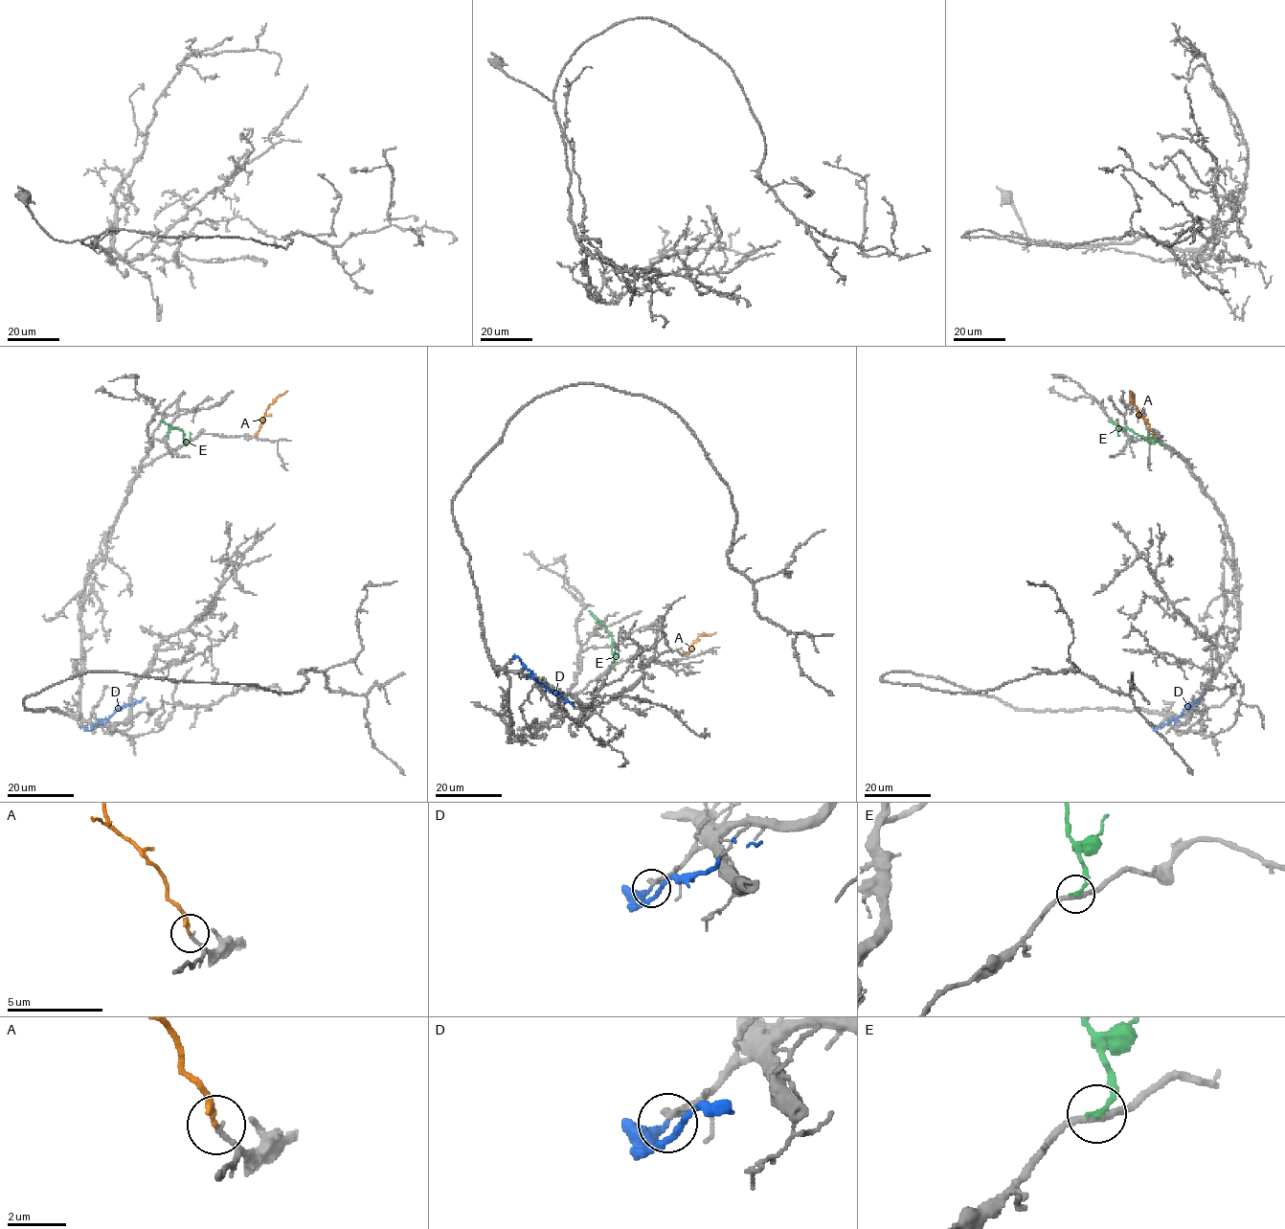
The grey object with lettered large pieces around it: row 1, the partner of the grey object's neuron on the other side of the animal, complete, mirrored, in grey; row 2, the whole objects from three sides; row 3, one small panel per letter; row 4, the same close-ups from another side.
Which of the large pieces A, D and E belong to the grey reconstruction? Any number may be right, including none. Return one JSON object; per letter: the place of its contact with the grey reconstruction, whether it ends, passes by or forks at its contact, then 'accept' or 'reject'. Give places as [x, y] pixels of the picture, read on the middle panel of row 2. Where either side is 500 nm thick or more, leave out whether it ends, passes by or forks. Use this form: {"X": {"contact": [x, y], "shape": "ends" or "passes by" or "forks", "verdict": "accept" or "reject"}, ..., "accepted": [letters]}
{"A": {"contact": [684, 656], "shape": "ends", "verdict": "accept"}, "D": {"contact": [511, 659], "shape": "ends", "verdict": "reject"}, "E": {"contact": [614, 664], "shape": "ends", "verdict": "reject"}, "accepted": ["A"]}

